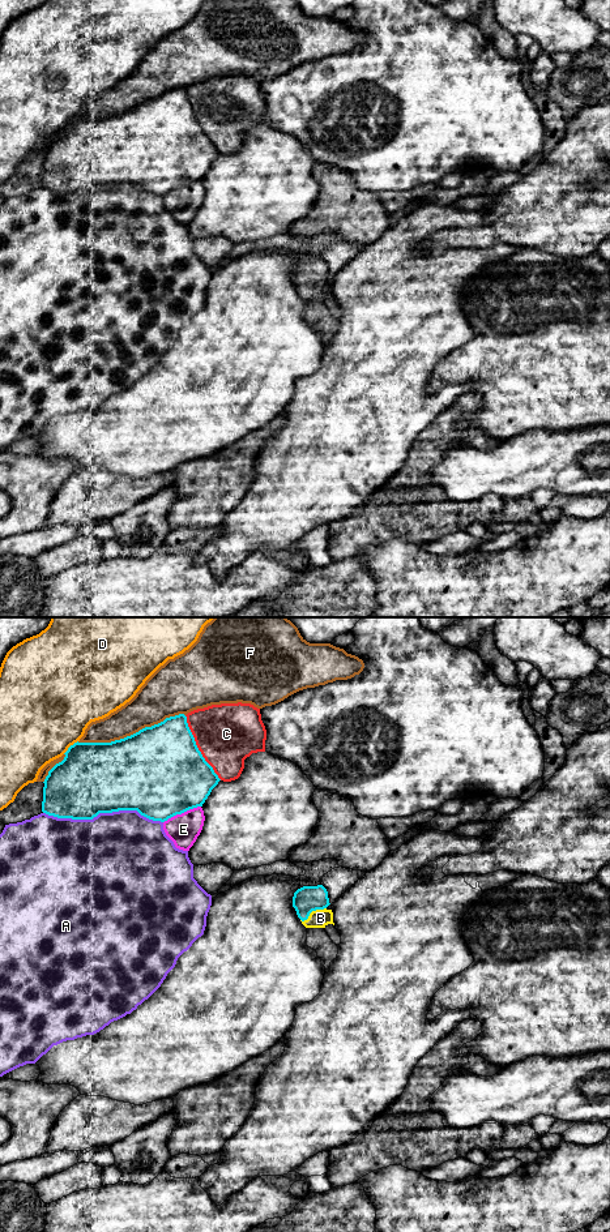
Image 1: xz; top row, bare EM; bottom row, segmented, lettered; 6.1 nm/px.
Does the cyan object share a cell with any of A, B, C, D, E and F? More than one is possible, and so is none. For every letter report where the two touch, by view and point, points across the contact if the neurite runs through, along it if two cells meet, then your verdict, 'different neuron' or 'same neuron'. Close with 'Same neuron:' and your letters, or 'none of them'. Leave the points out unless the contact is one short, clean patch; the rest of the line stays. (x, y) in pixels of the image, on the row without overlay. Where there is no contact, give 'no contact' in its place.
A: xz (103, 185) | different neuron
B: xz (312, 283) | across xz (306, 273), (312, 283), (320, 291) | same neuron
C: xz (197, 122) | different neuron
D: xz (69, 120) | different neuron
E: xz (182, 185) | different neuron
F: xz (131, 108) | different neuron
Same neuron: B

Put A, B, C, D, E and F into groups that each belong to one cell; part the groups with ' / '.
A / B / C / D / E / F

